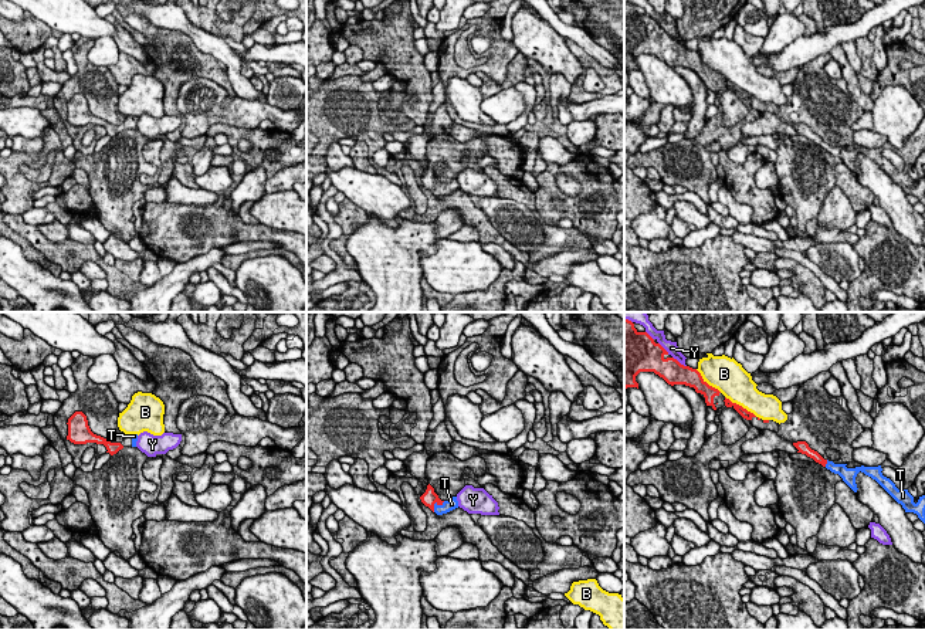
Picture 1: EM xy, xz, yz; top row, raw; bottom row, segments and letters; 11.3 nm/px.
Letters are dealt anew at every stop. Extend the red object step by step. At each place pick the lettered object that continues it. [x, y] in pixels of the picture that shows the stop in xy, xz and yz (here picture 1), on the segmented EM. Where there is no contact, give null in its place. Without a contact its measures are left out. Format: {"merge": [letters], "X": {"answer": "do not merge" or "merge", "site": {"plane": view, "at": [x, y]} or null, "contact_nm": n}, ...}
{"merge": ["T"], "B": {"answer": "do not merge", "site": {"plane": "yz", "at": [741, 406]}, "contact_nm": 480}, "T": {"answer": "merge", "site": {"plane": "xz", "at": [437, 504]}, "contact_nm": 190}, "Y": {"answer": "do not merge", "site": {"plane": "yz", "at": [678, 362]}, "contact_nm": 200}}

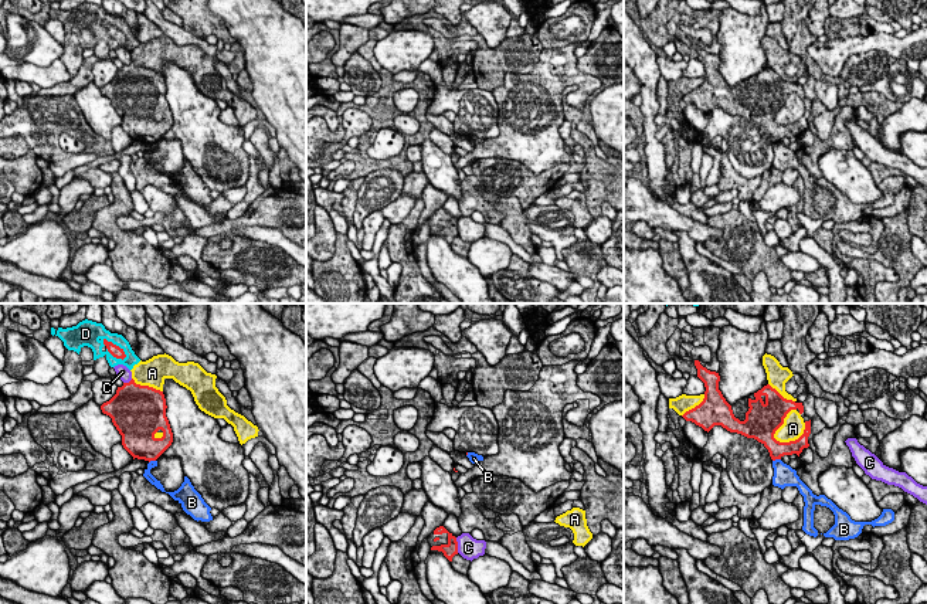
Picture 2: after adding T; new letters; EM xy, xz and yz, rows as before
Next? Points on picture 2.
{"merge": [], "A": {"answer": "do not merge", "site": {"plane": "yz", "at": [783, 423]}, "contact_nm": 440}, "B": {"answer": "do not merge", "site": {"plane": "yz", "at": [776, 458]}, "contact_nm": 100}, "C": {"answer": "do not merge", "site": {"plane": "xz", "at": [457, 545]}, "contact_nm": 180}, "D": {"answer": "do not merge", "site": {"plane": "xy", "at": [115, 345]}, "contact_nm": 340}}

